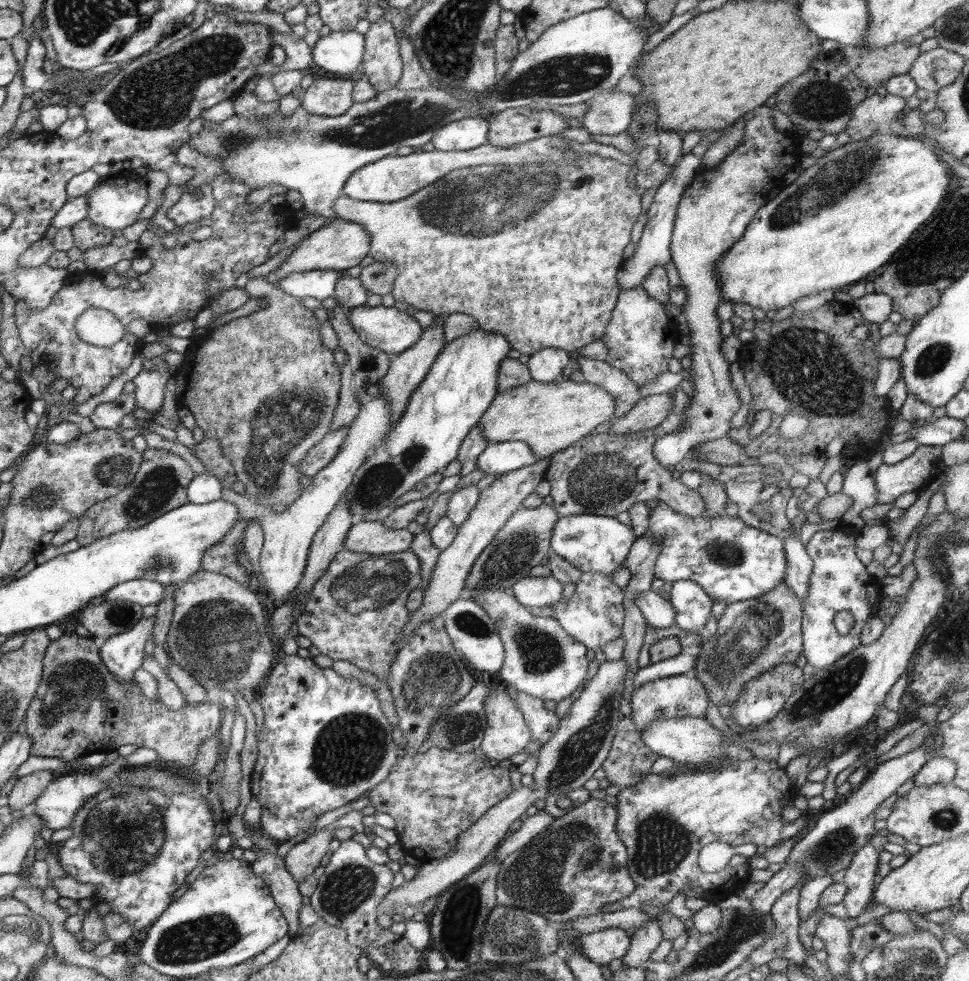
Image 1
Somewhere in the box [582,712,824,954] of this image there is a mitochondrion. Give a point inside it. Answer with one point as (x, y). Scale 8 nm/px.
(662, 843)

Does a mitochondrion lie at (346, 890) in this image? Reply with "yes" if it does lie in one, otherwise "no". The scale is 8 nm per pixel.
yes

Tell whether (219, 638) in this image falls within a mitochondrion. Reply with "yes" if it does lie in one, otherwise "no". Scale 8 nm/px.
yes

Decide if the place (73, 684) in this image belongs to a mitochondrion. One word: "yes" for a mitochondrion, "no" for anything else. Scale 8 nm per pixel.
yes

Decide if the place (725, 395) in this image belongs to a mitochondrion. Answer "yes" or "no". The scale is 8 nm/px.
no

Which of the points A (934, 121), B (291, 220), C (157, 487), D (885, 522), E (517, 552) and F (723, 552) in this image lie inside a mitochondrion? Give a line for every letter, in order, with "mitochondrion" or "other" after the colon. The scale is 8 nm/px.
A: other
B: other
C: mitochondrion
D: other
E: mitochondrion
F: mitochondrion

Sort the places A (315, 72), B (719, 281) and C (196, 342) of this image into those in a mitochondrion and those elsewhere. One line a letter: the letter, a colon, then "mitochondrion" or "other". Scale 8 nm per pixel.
A: other
B: other
C: other

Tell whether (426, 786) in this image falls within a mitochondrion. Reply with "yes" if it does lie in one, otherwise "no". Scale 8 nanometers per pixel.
no

